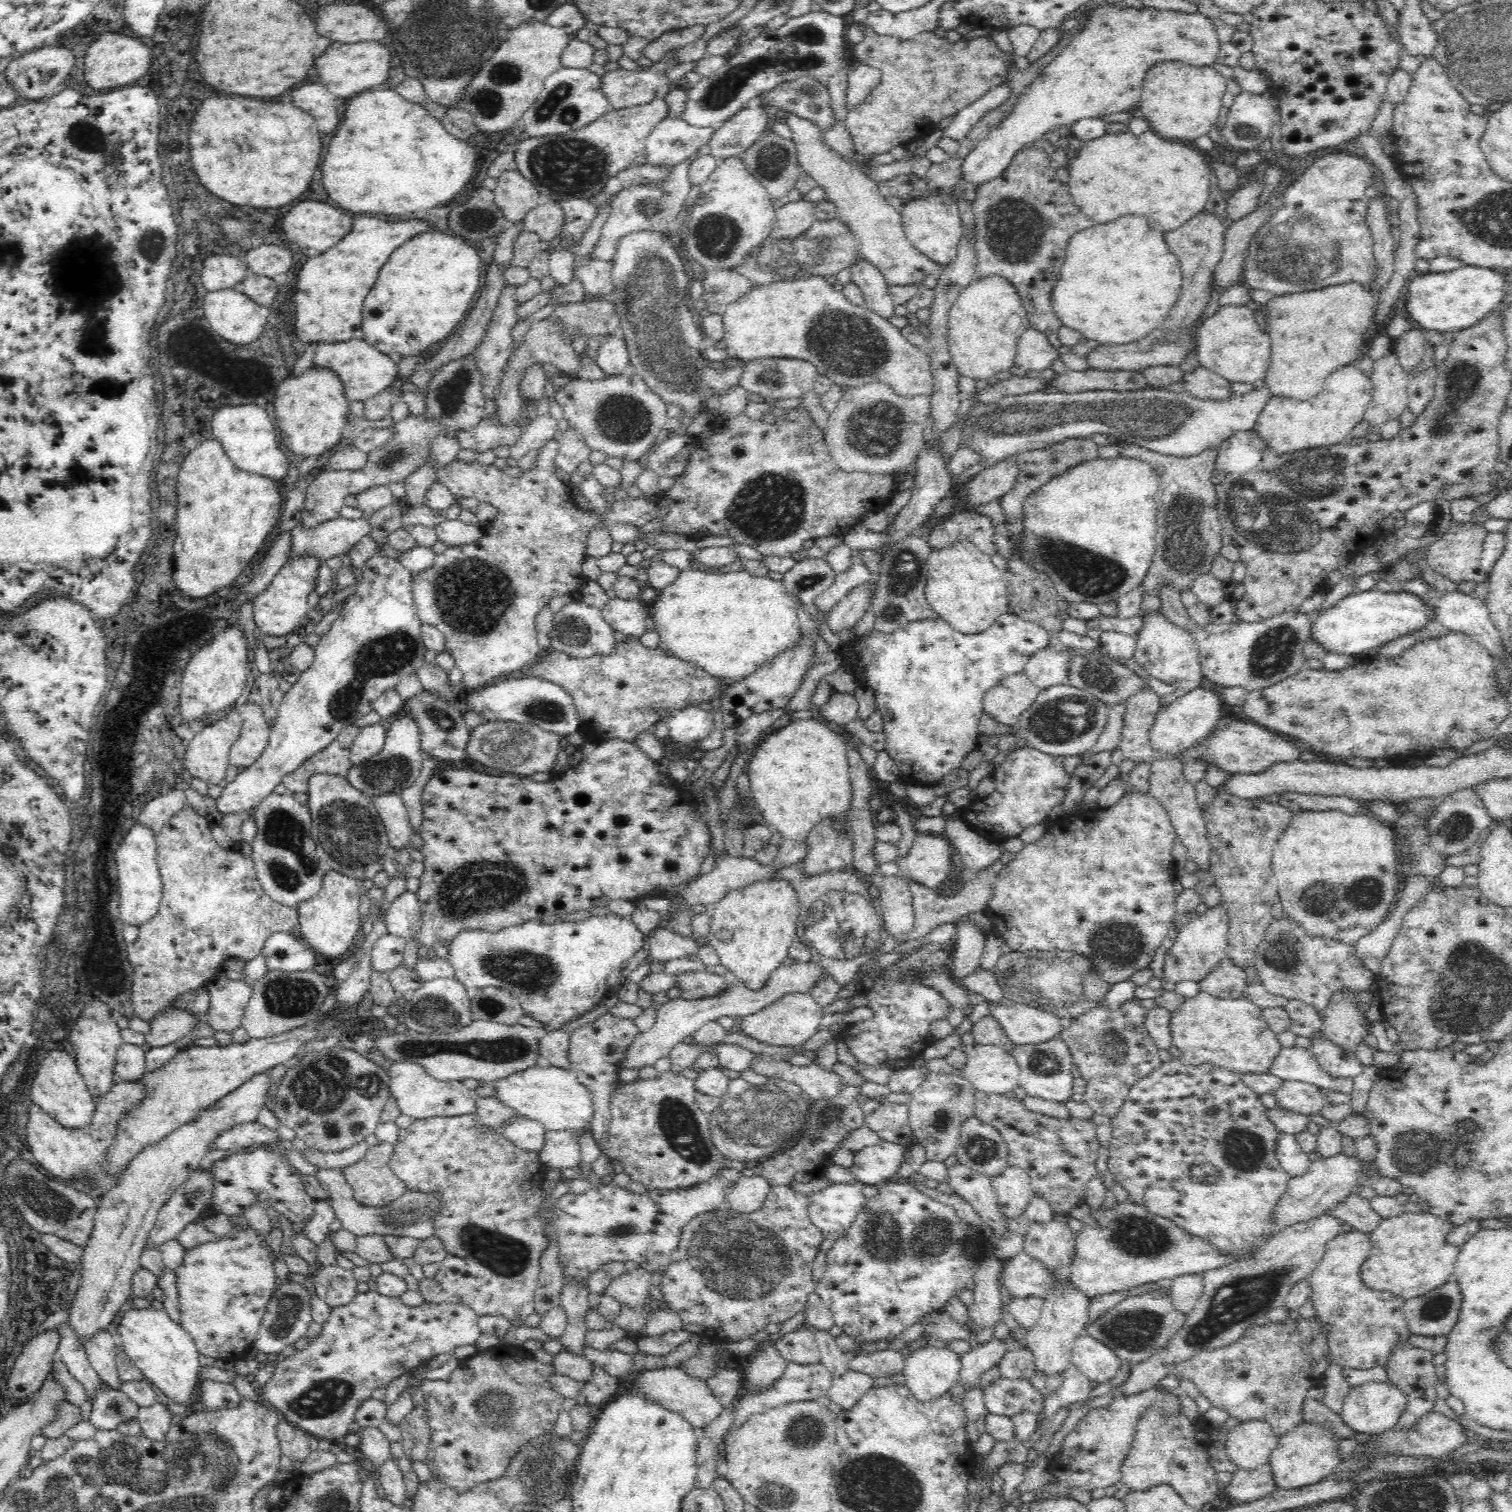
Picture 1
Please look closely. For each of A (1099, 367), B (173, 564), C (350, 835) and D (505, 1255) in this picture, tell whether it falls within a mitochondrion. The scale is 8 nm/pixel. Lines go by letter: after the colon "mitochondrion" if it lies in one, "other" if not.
A: other
B: other
C: mitochondrion
D: mitochondrion

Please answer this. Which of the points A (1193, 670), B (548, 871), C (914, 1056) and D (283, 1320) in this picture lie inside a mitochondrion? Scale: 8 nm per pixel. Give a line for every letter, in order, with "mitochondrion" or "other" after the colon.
A: other
B: other
C: other
D: mitochondrion

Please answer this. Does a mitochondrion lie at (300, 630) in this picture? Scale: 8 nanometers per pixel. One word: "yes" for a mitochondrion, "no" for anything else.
no

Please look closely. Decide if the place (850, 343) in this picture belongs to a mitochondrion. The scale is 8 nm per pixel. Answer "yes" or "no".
yes

